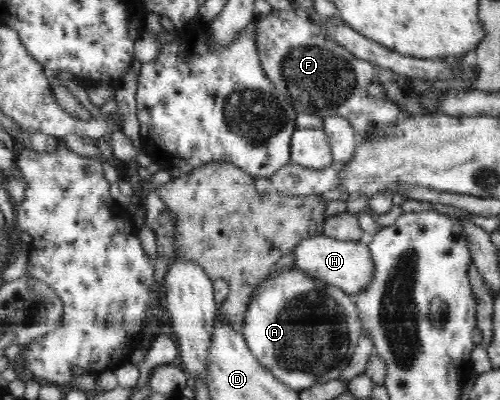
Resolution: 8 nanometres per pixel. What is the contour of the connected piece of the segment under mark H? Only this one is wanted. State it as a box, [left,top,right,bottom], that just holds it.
[294,233,374,296]

